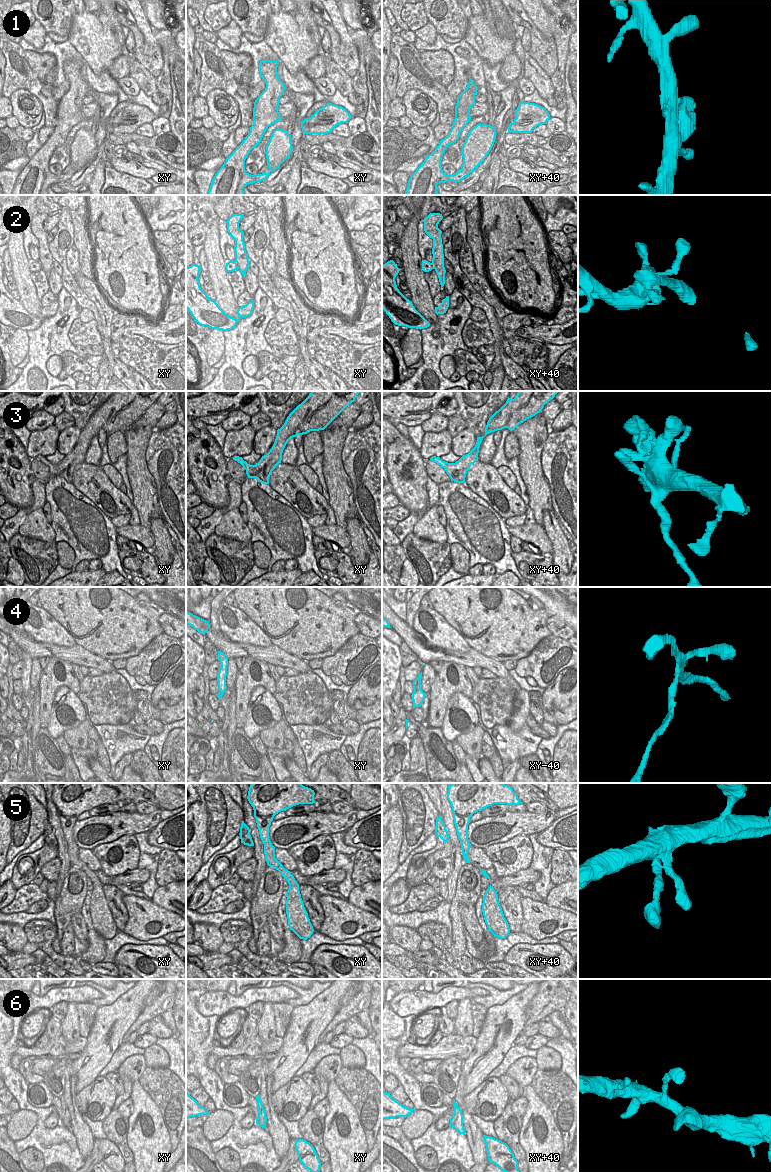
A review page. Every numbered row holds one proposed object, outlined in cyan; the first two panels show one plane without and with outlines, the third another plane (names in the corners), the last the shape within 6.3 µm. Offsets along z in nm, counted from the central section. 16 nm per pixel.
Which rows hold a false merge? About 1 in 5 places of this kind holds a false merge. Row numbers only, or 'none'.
3, 4

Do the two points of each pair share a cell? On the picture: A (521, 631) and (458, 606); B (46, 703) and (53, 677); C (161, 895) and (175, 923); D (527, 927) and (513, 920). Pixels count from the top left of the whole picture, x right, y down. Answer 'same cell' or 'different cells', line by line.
A: same cell
B: same cell
C: different cells
D: different cells

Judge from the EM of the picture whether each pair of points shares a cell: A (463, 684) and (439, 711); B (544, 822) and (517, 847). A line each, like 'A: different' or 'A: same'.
A: same
B: different

